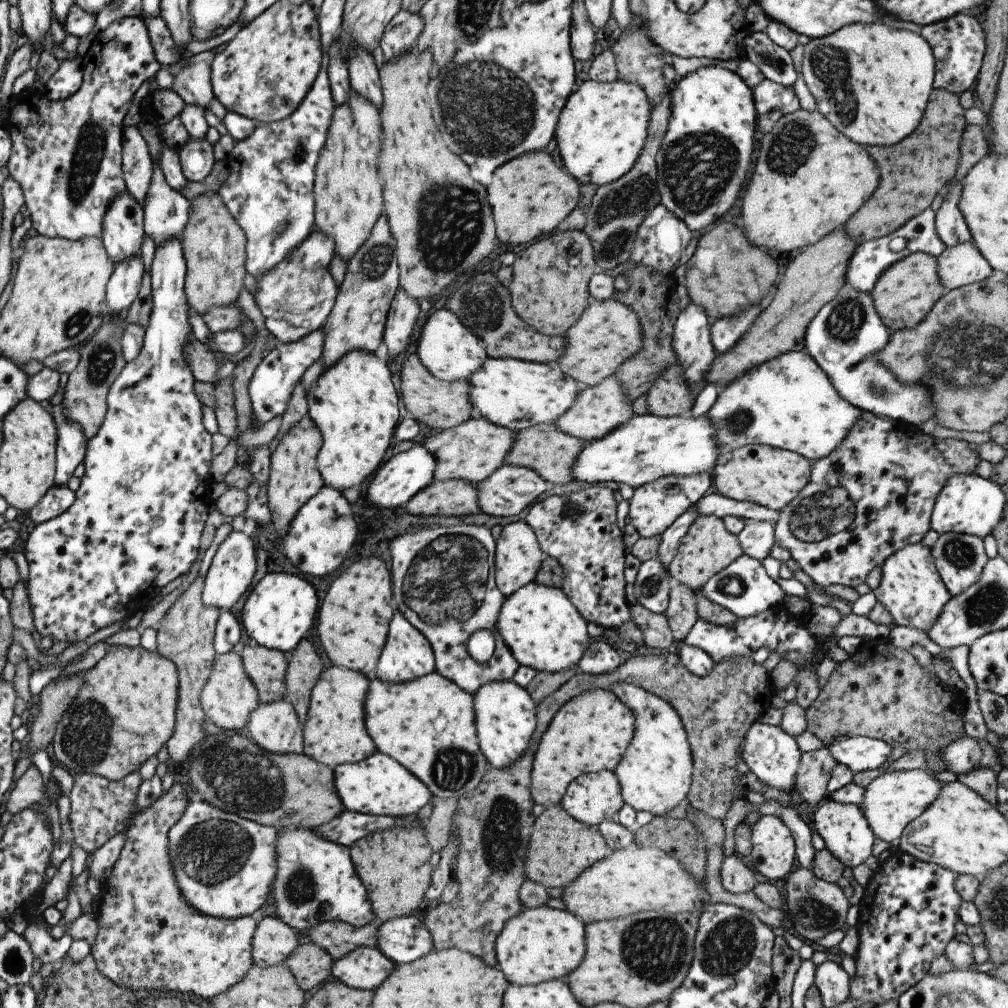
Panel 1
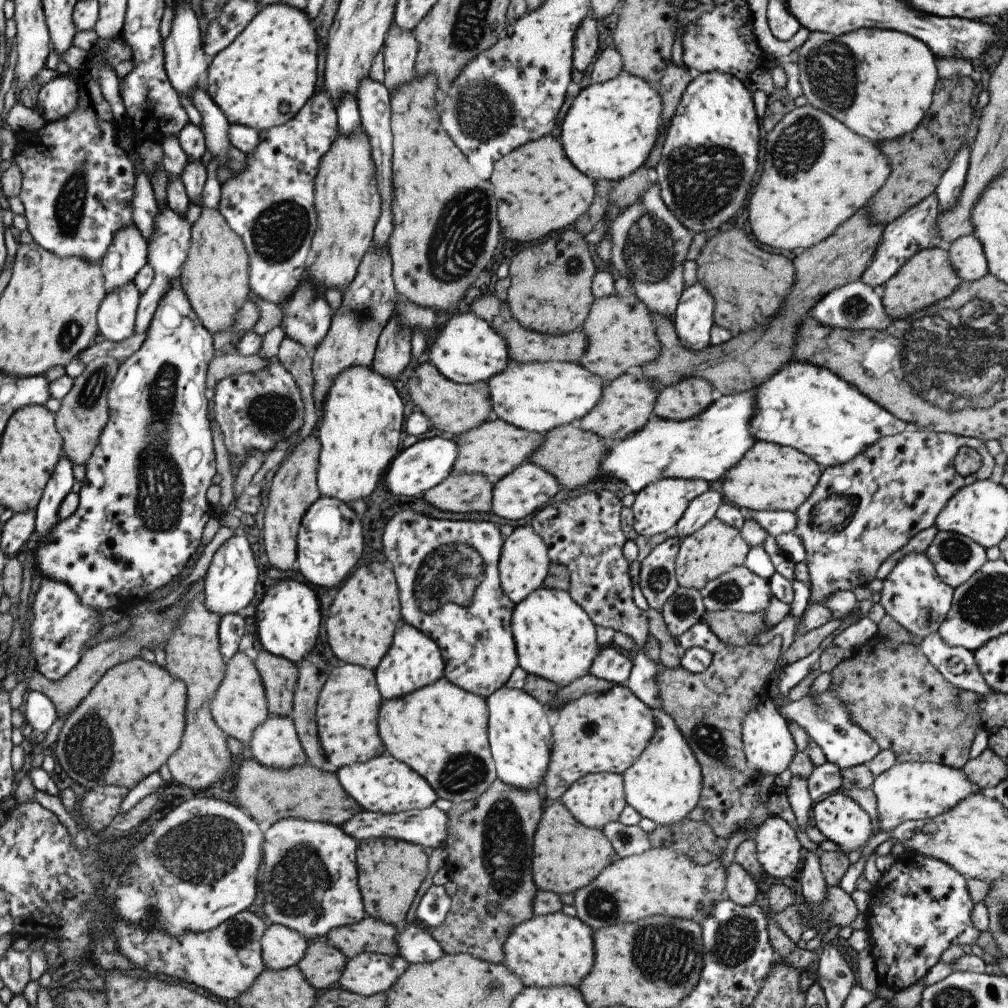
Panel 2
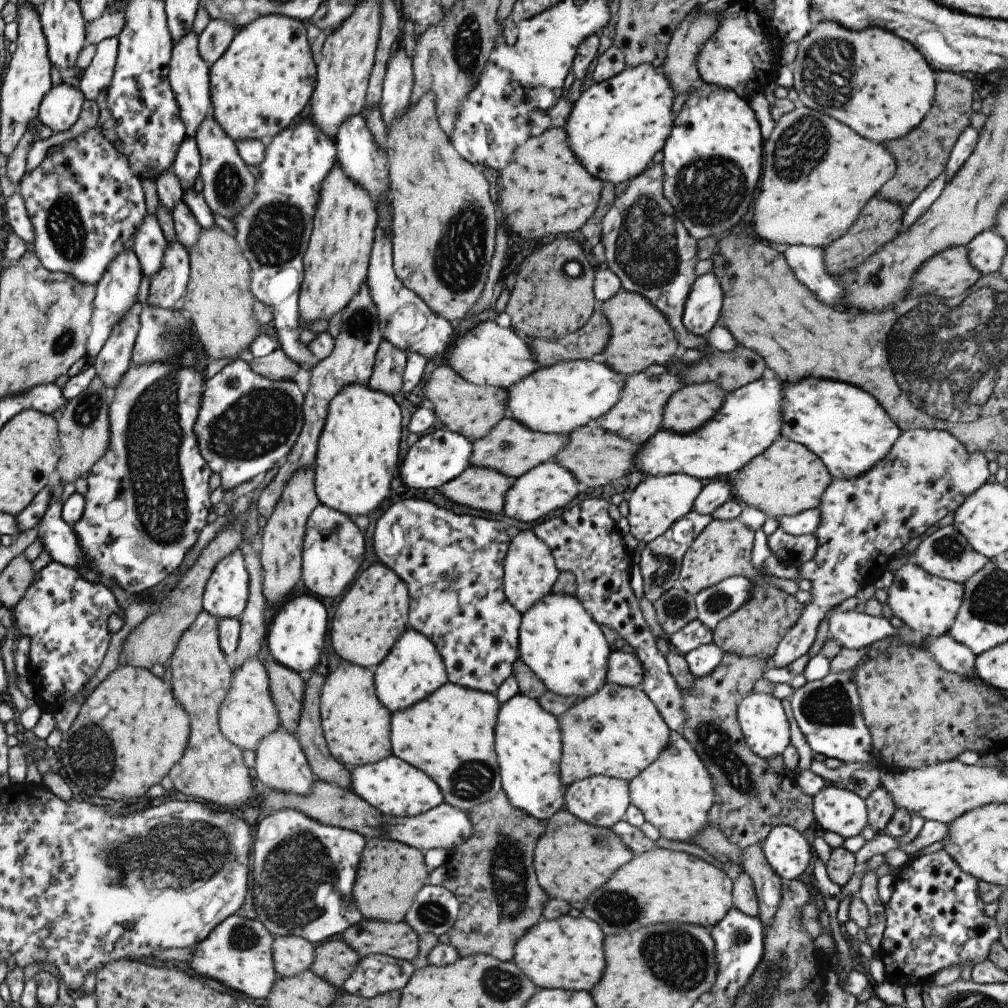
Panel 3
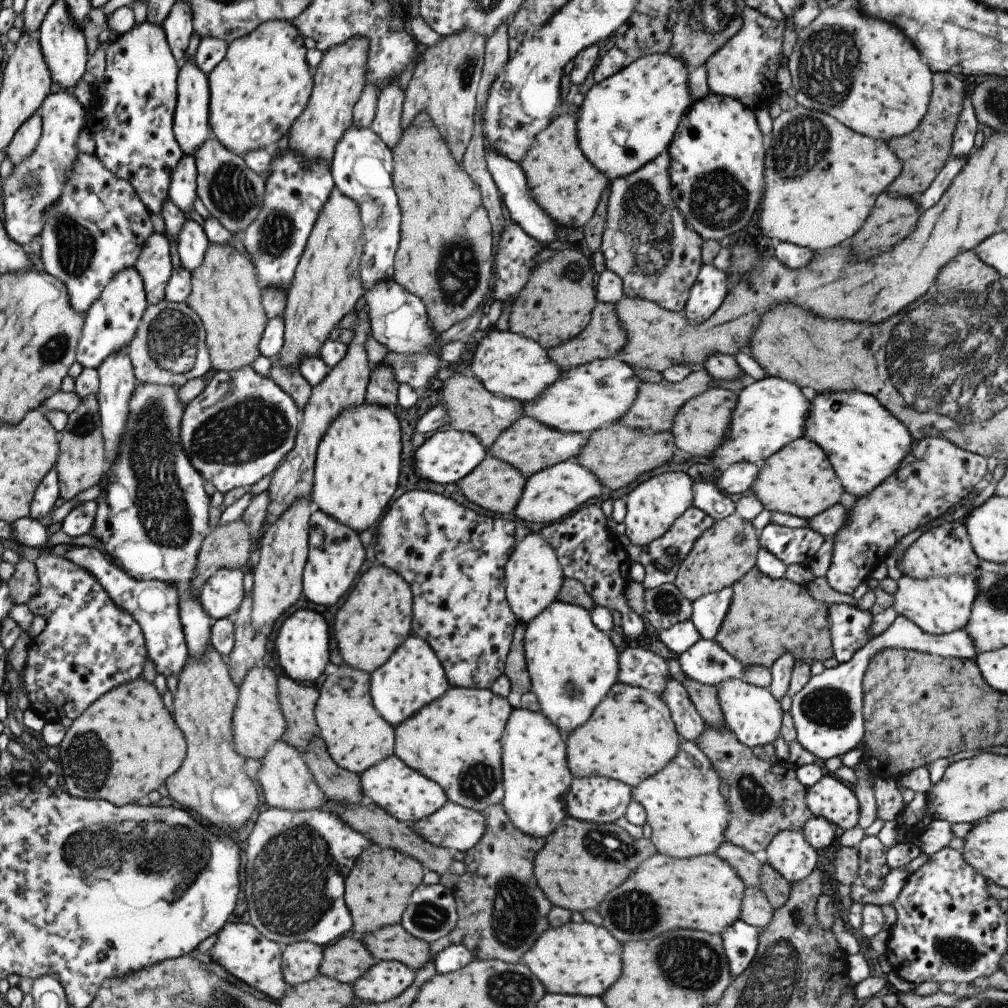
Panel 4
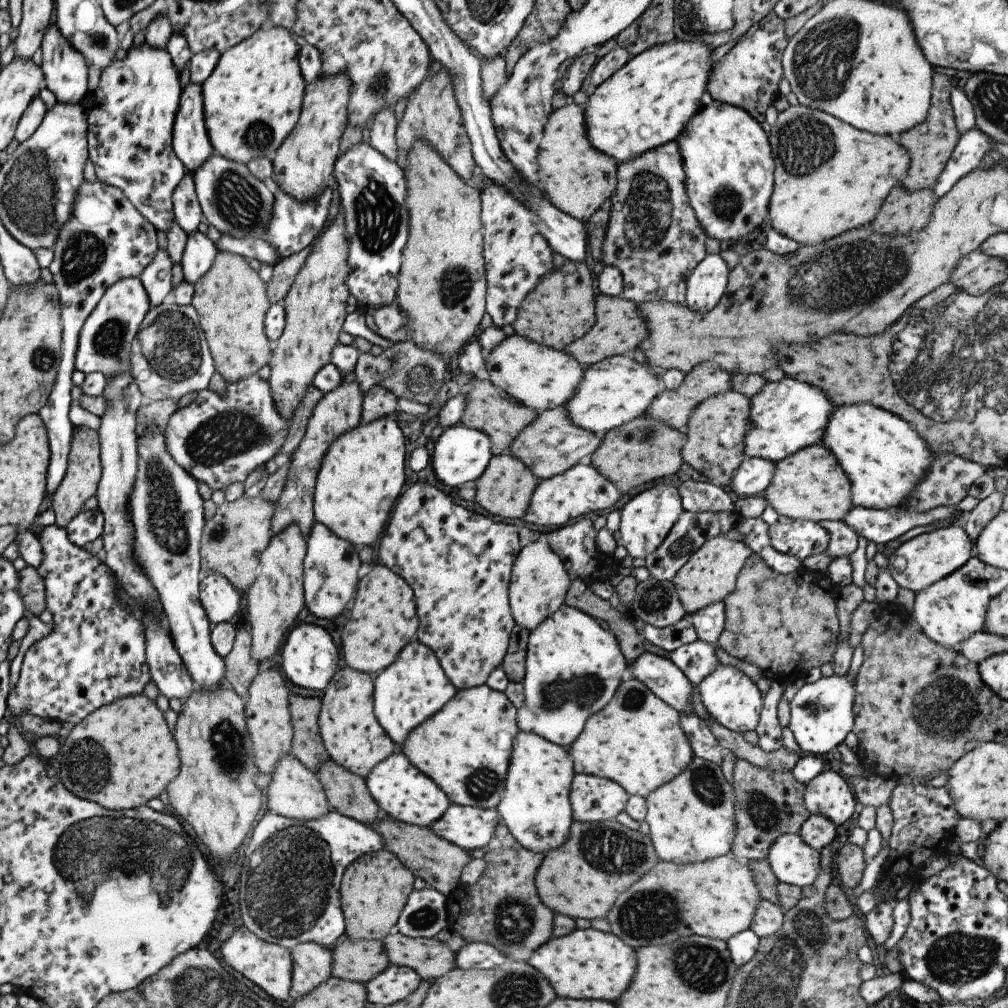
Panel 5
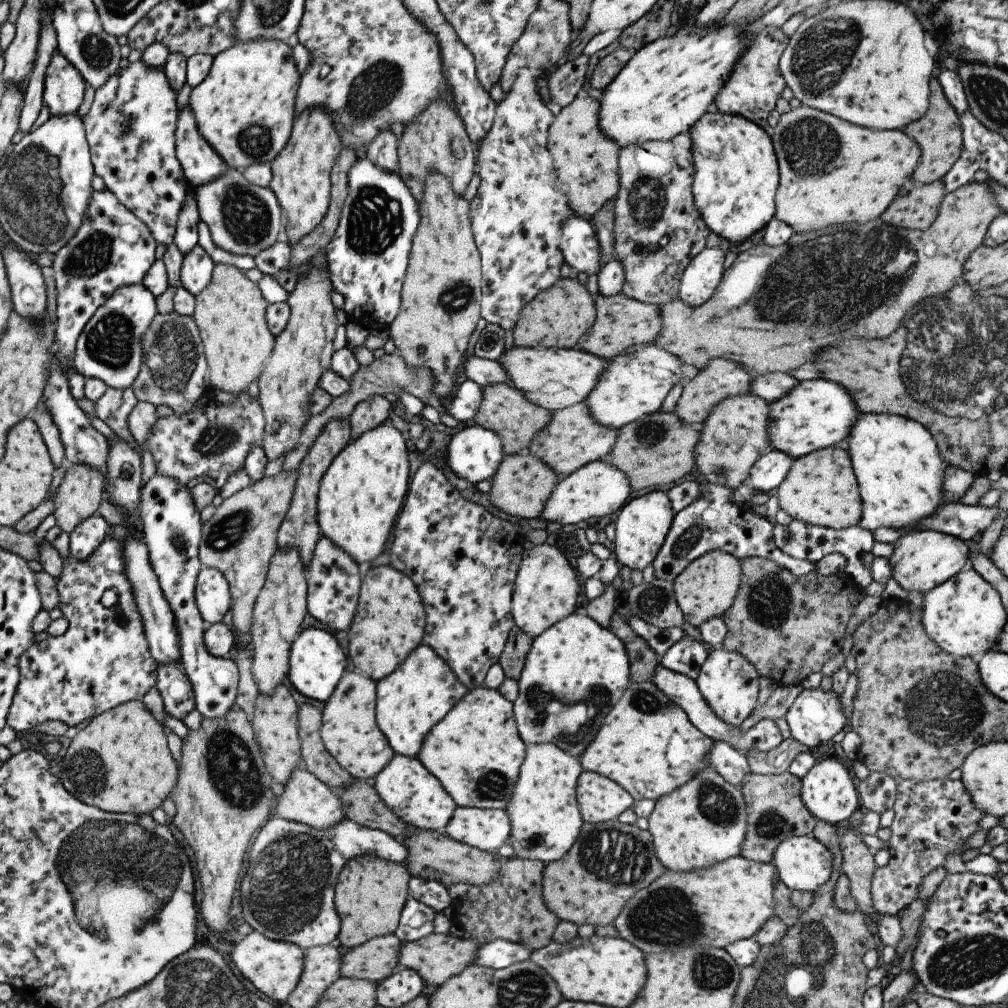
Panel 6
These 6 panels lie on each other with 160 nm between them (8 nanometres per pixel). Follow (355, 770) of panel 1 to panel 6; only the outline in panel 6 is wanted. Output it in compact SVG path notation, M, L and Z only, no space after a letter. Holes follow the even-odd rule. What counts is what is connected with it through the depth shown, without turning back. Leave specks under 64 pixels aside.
M394 754L370 781L379 800L411 829L442 832L456 807L451 797L441 788L439 781L427 772L416 756Z

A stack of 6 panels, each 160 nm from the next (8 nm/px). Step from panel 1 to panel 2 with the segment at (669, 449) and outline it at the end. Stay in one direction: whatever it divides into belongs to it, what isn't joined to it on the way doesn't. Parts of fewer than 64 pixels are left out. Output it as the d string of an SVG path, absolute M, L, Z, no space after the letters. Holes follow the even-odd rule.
M752 391L726 395L713 401L699 416L681 422L663 420L651 416L639 432L612 442L609 452L603 454L599 470L625 483L626 491L635 495L641 488L665 478L705 480L717 486L724 474L738 464L747 450L757 440L751 436L751 416L755 412L755 396Z

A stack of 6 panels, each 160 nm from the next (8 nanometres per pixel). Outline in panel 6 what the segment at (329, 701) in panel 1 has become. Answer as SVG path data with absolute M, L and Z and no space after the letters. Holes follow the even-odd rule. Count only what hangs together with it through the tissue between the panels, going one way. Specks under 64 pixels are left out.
M343 671L321 709L320 737L324 749L353 779L371 780L393 758L394 752L376 725L374 717L376 682L359 671Z

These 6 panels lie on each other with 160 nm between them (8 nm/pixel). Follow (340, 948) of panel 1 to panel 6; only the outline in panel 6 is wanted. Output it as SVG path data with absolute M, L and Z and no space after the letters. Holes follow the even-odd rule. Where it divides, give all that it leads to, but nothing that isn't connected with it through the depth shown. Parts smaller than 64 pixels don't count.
M431 933L414 941L400 944L397 960L408 969L415 971L427 984L439 986L450 976L461 972L465 966L472 963L474 952L479 946L476 942L465 937L453 937L446 933Z

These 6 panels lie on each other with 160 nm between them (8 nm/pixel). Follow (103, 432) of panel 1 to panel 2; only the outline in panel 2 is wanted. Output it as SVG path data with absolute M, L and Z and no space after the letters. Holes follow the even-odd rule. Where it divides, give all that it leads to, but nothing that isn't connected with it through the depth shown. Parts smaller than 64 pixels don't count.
M171 284L167 288L167 292L159 298L159 304L157 304L146 330L147 336L143 340L143 346L137 352L131 354L127 360L118 364L118 370L111 382L111 388L107 392L108 420L99 436L99 442L97 442L95 450L91 452L91 456L87 458L87 462L84 464L85 478L83 478L81 488L76 494L79 503L75 512L67 519L59 519L55 528L51 528L51 532L47 534L47 540L43 540L41 544L36 544L36 548L33 549L35 580L51 578L51 580L59 580L59 582L67 584L71 591L75 592L75 596L79 596L81 604L87 604L87 608L93 608L93 610L97 608L97 612L105 611L108 608L119 608L123 604L139 605L146 601L154 590L162 588L172 578L175 578L181 572L187 560L191 558L191 554L200 546L203 526L211 516L211 507L205 500L205 493L211 485L211 478L216 474L216 465L208 418L209 394L206 391L205 378L207 376L207 366L215 356L212 338L209 332L203 329L203 326L197 320L197 316L193 314L181 286L175 286L175 284Z

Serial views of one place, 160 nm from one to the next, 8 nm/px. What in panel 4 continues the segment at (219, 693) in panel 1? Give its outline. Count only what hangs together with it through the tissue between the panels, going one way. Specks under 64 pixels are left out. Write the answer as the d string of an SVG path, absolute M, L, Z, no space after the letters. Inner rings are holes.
M253 665L245 673L238 686L230 727L235 752L245 759L260 760L270 744L281 738L286 724L278 705L277 676L268 667Z

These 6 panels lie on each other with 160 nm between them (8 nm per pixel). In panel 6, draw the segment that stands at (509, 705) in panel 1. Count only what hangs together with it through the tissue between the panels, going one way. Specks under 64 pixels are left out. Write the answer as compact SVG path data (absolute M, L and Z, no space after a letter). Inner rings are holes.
M553 743L526 744L511 796L503 808L509 819L510 833L507 843L513 848L513 857L535 859L546 865L559 860L571 848L583 824L575 790L576 780L582 771L578 758L561 751Z

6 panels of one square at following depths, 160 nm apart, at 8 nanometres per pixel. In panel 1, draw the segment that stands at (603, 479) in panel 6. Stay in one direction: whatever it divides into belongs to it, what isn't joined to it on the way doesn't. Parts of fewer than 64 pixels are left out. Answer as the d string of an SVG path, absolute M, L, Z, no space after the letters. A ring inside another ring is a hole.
M499 465L486 479L480 480L476 485L476 503L480 512L491 516L515 516L525 506L531 506L531 502L547 492L552 483L543 480L534 470L517 465Z

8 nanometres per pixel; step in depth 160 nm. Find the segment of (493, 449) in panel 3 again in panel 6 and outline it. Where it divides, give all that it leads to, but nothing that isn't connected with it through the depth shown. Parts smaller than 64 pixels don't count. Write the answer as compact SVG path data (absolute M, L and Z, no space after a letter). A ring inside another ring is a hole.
M584 402L553 411L547 424L528 442L528 452L546 464L559 477L571 474L584 464L604 460L614 445L616 430L597 424L588 415Z

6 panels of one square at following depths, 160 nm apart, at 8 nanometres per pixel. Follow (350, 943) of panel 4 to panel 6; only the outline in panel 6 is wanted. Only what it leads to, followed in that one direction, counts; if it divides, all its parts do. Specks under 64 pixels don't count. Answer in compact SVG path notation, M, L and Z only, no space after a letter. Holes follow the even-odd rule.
M389 933L370 938L363 944L350 948L340 958L340 976L378 983L388 977L397 964L400 944L400 940Z

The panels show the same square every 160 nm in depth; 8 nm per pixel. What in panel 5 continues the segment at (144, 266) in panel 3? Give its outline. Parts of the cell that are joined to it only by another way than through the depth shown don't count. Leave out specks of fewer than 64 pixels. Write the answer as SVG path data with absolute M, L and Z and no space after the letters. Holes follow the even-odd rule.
M157 250L153 260L143 268L138 280L141 282L150 307L161 305L171 294L172 263L166 250Z

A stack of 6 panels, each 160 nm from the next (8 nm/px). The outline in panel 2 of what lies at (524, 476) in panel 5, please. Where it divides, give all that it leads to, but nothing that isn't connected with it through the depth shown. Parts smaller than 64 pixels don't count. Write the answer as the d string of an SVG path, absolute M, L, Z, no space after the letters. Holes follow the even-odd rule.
M450 473L423 494L427 504L442 511L455 513L489 512L493 482L481 474Z

